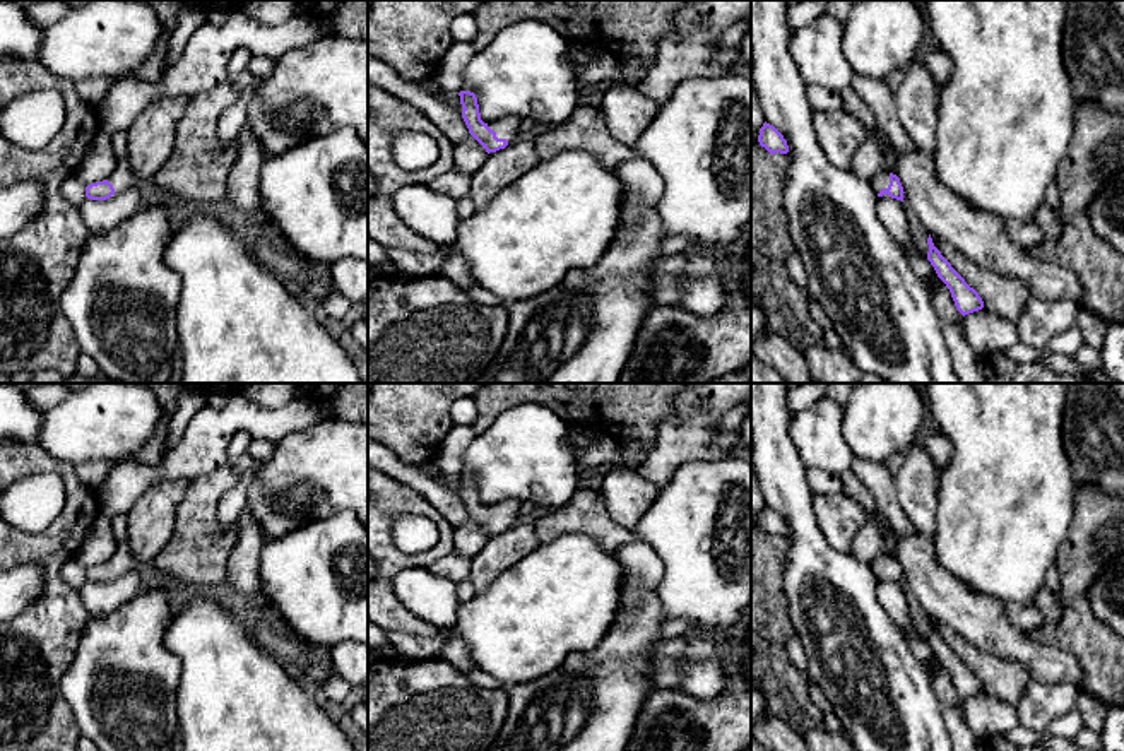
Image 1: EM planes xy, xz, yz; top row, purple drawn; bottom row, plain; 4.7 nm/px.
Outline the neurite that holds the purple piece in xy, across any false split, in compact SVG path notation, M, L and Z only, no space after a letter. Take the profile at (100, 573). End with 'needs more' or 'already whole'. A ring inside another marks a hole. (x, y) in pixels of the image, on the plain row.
M118 515L111 518L111 527L113 527L115 537L118 539L118 547L106 563L96 565L86 570L87 582L92 582L92 583L113 582L133 571L139 565L127 539L128 515Z; needs more

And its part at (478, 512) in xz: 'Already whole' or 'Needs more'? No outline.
Needs more

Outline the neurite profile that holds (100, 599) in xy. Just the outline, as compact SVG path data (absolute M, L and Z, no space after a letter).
M133 570L125 577L106 583L92 583L86 580L79 590L79 595L87 616L104 616L116 611L123 602L132 599L139 588L140 577Z

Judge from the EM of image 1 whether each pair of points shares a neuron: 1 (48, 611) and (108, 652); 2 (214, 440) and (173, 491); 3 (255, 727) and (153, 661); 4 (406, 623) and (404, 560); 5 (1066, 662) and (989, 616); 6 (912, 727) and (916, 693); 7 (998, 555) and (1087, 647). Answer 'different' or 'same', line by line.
1: different
2: different
3: different
4: same
5: same
6: same
7: different

